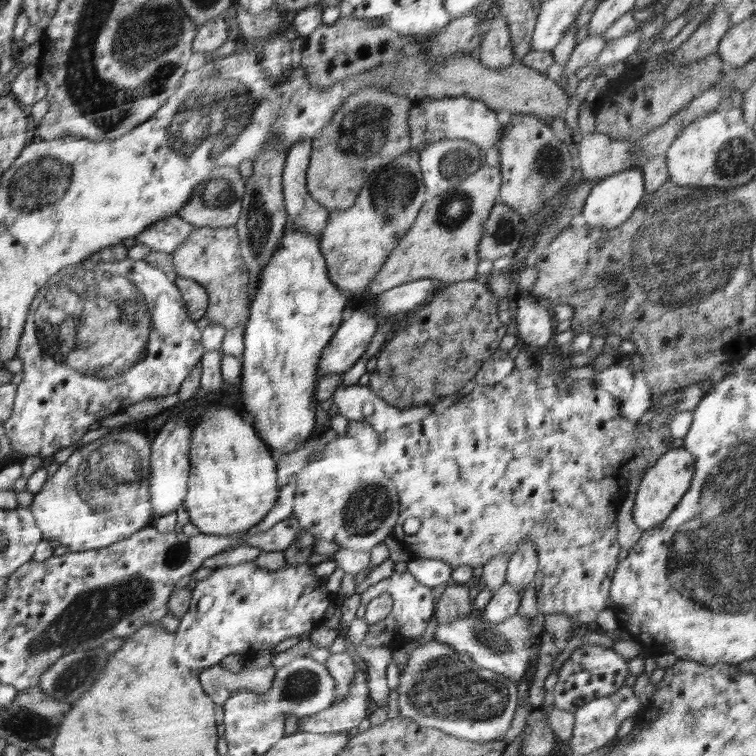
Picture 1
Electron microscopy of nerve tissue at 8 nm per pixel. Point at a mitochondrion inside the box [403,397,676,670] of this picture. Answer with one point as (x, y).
(494, 641)

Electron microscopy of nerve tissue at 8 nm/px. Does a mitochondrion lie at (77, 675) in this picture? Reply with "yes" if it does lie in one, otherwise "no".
yes

